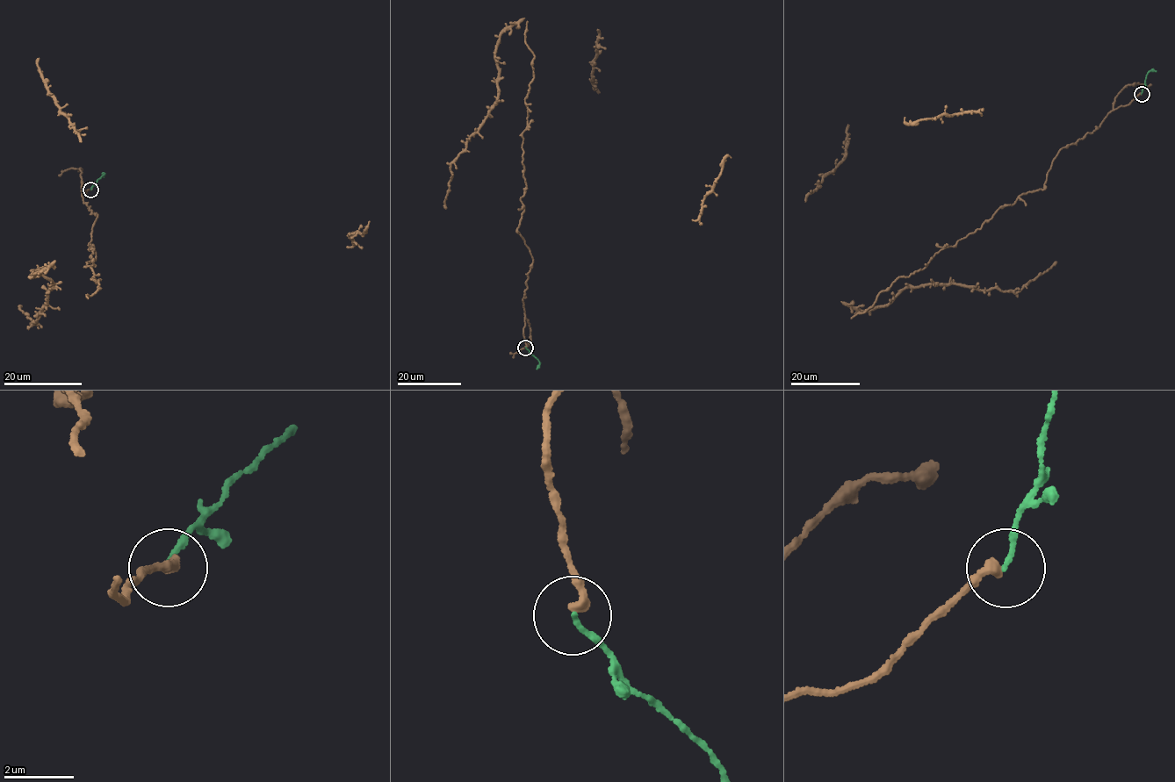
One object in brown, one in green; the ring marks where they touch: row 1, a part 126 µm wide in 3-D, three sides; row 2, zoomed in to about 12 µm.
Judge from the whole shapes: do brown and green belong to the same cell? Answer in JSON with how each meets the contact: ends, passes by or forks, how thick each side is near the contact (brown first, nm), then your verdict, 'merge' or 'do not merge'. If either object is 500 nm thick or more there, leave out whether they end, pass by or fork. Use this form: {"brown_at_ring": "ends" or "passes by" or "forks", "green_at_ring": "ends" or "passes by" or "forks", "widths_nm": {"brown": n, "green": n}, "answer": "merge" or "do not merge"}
{"brown_at_ring": "ends", "green_at_ring": "ends", "widths_nm": {"brown": 280, "green": 130}, "answer": "merge"}

